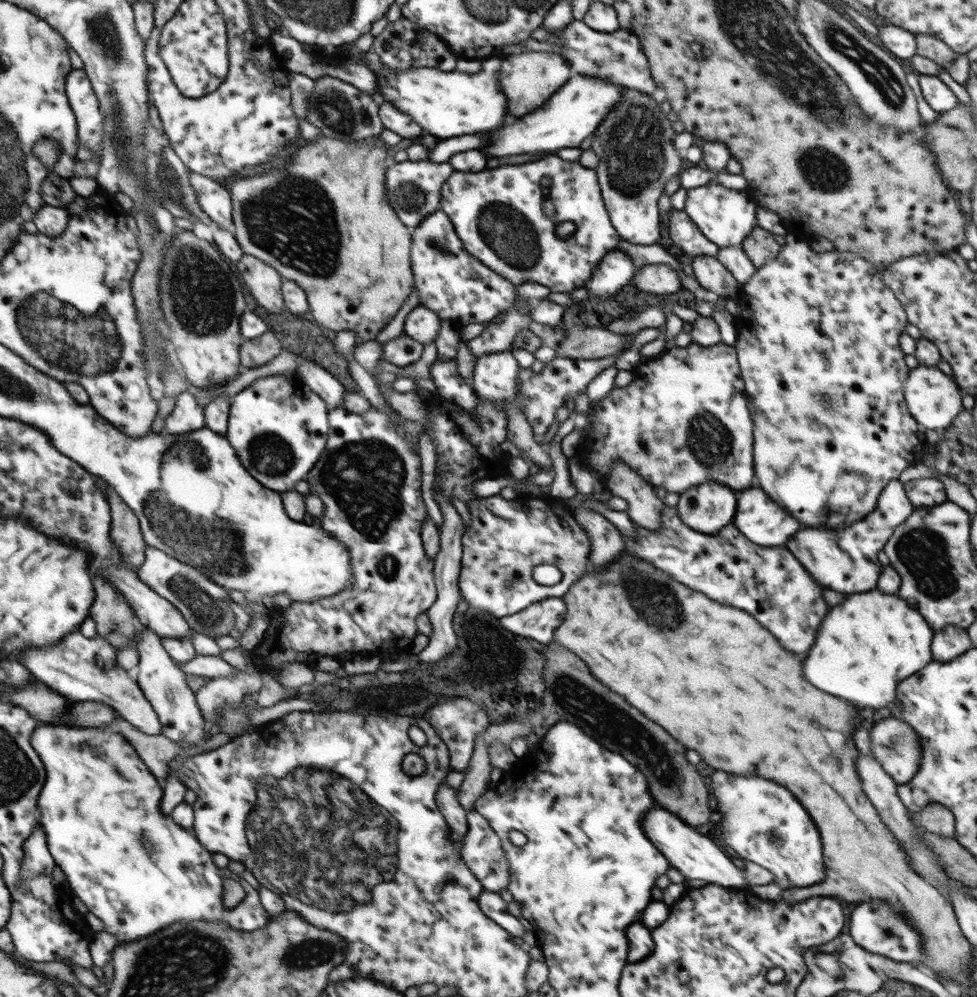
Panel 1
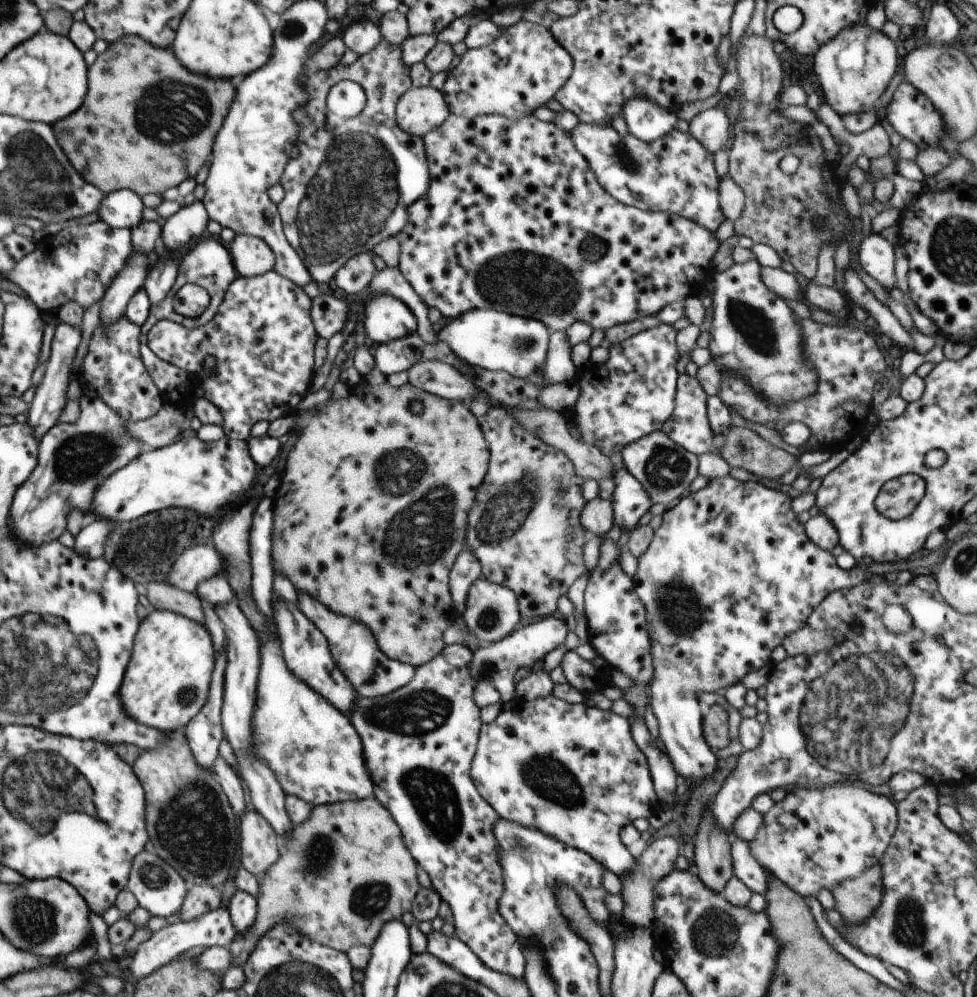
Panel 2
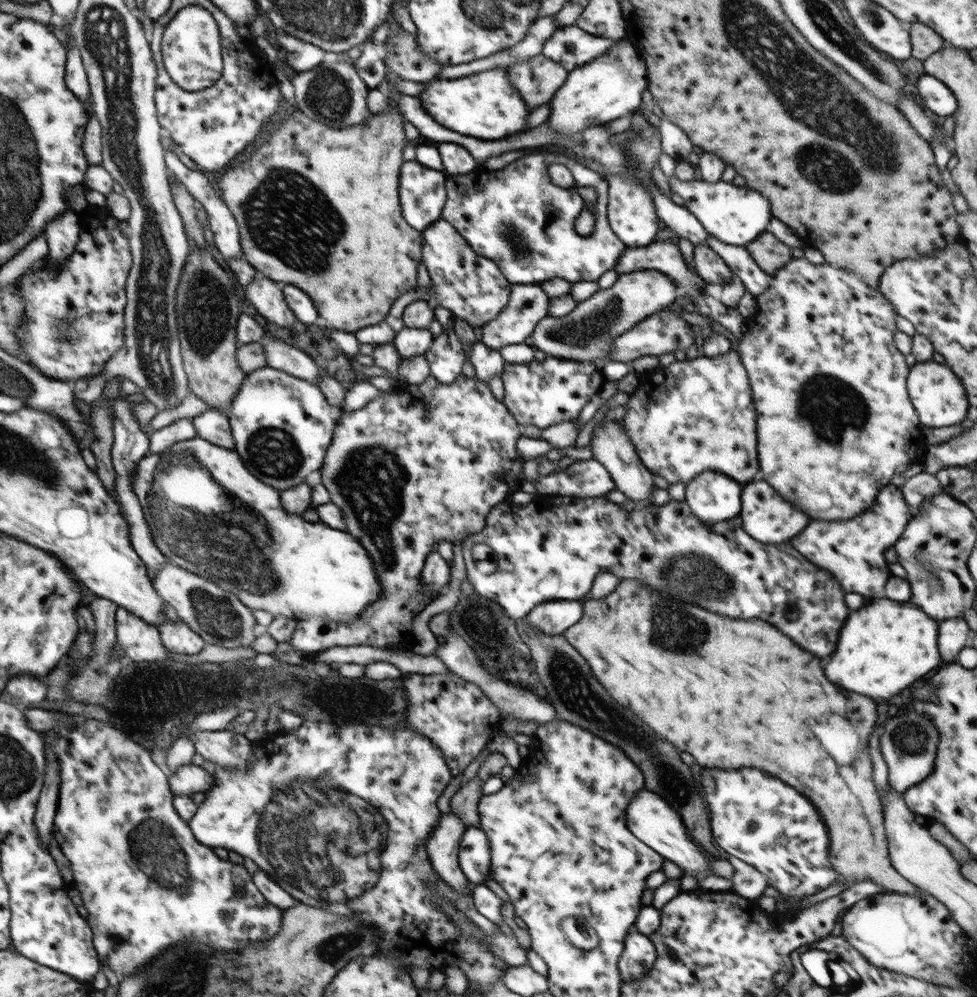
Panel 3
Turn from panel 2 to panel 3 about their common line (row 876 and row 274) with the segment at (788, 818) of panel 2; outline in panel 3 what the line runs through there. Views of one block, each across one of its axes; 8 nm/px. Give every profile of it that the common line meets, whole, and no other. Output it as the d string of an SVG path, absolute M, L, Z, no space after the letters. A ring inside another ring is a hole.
M806 257L791 258L786 266L773 275L769 287L755 299L758 305L757 314L754 316L752 326L750 324L750 333L740 340L738 355L747 370L757 412L759 474L764 474L762 478L766 478L766 482L772 484L782 498L788 498L792 506L804 510L810 520L845 521L862 514L872 506L880 489L890 483L892 476L904 473L912 464L918 462L928 445L919 416L907 394L910 367L894 343L894 334L898 332L896 327L898 314L883 293L878 288L870 288L860 275L828 263L814 265Z

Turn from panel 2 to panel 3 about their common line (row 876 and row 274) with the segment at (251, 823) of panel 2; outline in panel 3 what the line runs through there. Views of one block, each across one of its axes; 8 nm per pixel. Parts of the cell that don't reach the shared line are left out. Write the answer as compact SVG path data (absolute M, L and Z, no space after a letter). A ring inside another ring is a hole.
M257 272L254 280L246 286L245 296L268 322L282 328L292 329L297 319L276 283Z

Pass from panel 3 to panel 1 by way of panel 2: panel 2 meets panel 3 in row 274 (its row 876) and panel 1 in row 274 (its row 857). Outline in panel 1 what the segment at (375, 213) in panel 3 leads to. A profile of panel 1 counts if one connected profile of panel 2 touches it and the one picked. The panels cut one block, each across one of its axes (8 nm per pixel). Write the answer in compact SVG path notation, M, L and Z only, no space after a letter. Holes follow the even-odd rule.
M318 135L313 140L305 140L302 147L292 152L290 161L286 160L284 168L271 170L262 175L238 179L230 186L231 203L233 206L232 216L234 222L233 233L243 249L243 253L252 255L274 267L281 278L296 282L304 292L306 292L309 310L314 319L323 330L335 331L350 330L356 332L358 337L364 341L374 341L379 333L394 319L394 315L413 291L414 276L412 274L412 264L410 249L412 249L412 228L404 226L395 210L392 210L388 202L388 190L386 188L386 167L390 165L387 151L390 146L385 144L379 136L372 136L364 140L340 140Z

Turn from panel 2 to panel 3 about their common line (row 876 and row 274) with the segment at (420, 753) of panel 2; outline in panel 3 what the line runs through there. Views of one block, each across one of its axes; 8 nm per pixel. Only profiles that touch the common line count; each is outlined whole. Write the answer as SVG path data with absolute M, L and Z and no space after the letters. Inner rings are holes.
M438 219L422 234L421 260L428 269L435 292L428 304L447 308L454 317L466 320L473 328L483 328L484 324L496 319L496 315L508 304L513 285L502 274L499 266L472 250L447 220Z

